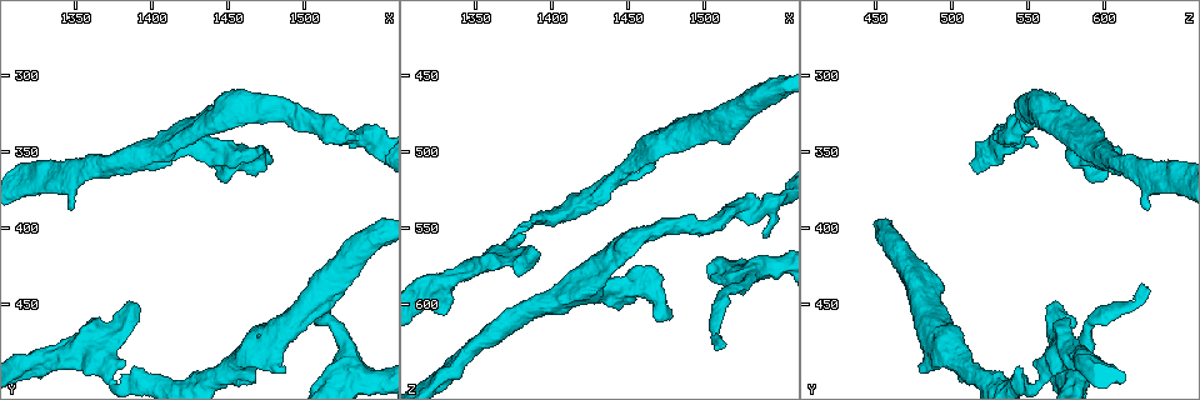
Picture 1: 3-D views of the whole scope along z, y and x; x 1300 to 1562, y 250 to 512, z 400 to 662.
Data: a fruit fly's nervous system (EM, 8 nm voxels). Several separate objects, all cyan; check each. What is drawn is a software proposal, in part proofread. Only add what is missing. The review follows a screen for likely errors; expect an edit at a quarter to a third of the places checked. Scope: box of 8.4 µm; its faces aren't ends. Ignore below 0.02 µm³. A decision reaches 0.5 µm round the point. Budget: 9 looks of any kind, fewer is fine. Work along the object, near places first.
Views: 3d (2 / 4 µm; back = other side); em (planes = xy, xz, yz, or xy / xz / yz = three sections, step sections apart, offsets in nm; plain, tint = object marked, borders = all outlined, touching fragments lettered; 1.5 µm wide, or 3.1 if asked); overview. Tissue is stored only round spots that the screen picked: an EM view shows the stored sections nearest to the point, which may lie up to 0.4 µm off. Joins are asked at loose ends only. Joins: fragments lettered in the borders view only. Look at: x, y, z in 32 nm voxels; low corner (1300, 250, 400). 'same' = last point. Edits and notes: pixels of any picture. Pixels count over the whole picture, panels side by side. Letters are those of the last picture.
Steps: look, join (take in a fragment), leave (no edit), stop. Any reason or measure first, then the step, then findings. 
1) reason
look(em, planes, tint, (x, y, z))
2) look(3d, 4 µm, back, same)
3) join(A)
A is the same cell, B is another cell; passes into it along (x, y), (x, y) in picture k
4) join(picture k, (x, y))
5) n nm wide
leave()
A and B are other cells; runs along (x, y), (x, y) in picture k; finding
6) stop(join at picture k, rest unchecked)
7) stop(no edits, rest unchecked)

look(em, xy, step 4, tint, (1476, 358, 606))

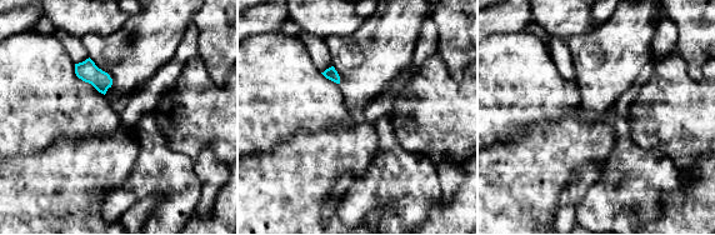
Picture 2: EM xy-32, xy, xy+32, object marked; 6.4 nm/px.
another direction
look(em, planes, borders, same)

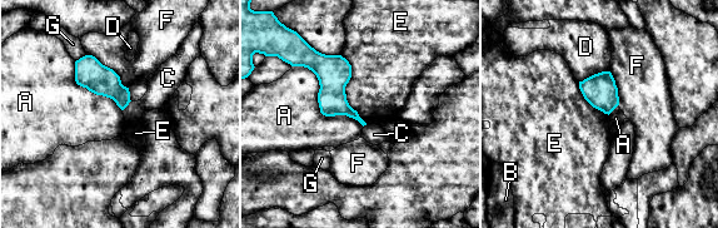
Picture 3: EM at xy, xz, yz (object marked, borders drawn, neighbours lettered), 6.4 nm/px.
leave()
A, B, C, D, E, F and G are other cells; border along (340, 54), (345, 99), (367, 123) in picture 3; no lettered fragment goes on from it

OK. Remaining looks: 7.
free end
look(3d, 2 µm, (1346, 386, 630))

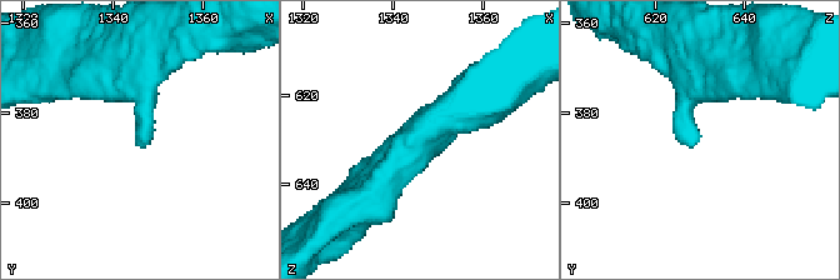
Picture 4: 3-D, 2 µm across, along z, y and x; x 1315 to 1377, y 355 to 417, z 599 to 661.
shape alone is not enough
look(em, xy, step 8, tint, (1346, 388, 629))

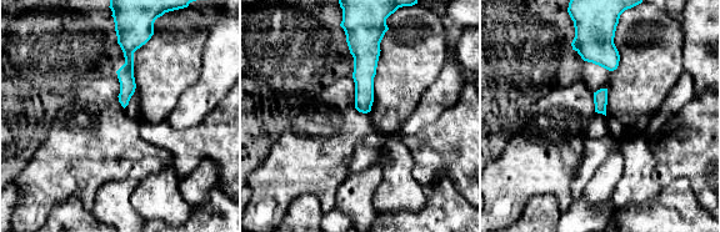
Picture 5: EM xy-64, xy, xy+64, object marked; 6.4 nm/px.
another direction
look(em, planes, borders, same)

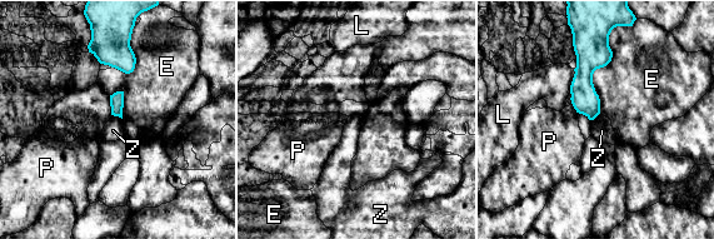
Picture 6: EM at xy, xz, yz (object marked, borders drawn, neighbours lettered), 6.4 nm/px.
E touches over 500 nm
leave()
E, L, P and Z are other cells; border along (113, 114), (121, 119) in picture 6; none of them fits

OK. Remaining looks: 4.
long arm stops here
look(em, planes, borders, (1514, 438, 626))

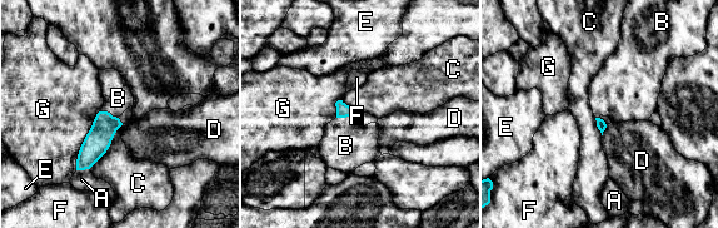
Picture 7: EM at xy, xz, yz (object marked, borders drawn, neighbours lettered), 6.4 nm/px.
G touches over 420 nm
join(B)
B is the same cell, A, C, D, E, F and G are other cells; passes into it along (343, 110), (347, 115), (345, 145) in picture 7; it goes on there

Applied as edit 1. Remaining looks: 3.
see it whole again
look(overview)

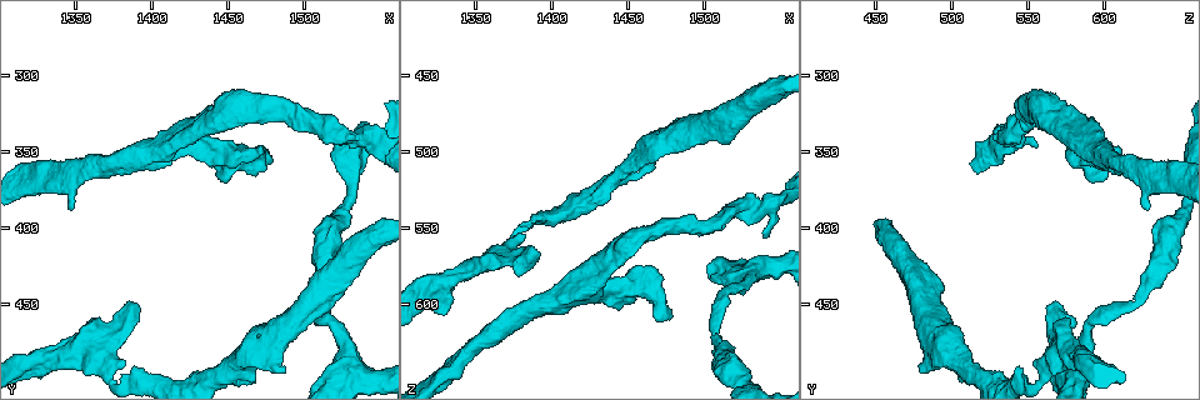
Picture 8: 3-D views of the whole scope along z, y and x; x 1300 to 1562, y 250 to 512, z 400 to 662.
an open end
look(3d, 2 µm, (1540, 346, 554))

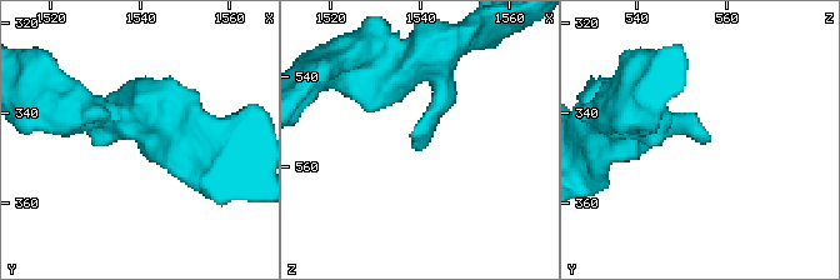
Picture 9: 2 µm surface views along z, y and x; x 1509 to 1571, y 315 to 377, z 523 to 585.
look(em, planes, borders, (1541, 347, 555))

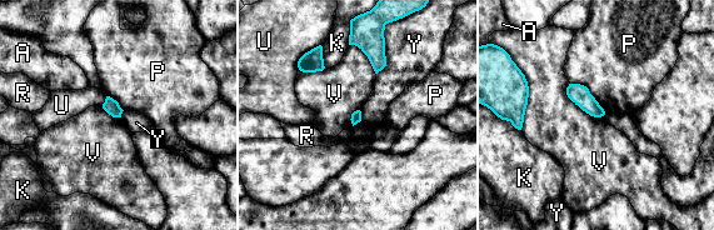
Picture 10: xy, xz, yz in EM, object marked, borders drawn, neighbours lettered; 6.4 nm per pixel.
V touches over 360 nm
leave()
A, K, P, R, U, V and Y are other cells; border along (524, 74), (528, 104), (520, 129) in picture 10; none of them fits

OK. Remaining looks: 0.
stop(join at picture 7, rest unchecked)

